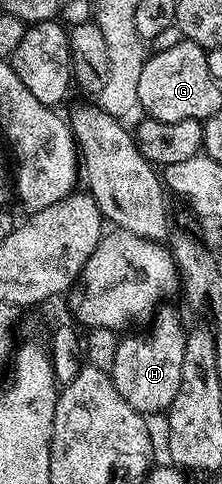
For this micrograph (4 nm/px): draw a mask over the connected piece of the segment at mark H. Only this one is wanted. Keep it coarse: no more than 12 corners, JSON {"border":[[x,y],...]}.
{"border":[[162,305],[151,330],[118,341],[109,371],[144,416],[177,396],[187,338]]}

